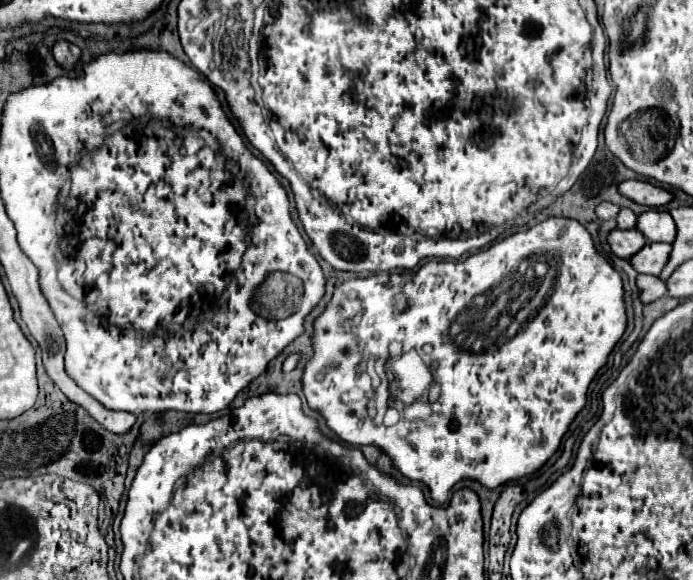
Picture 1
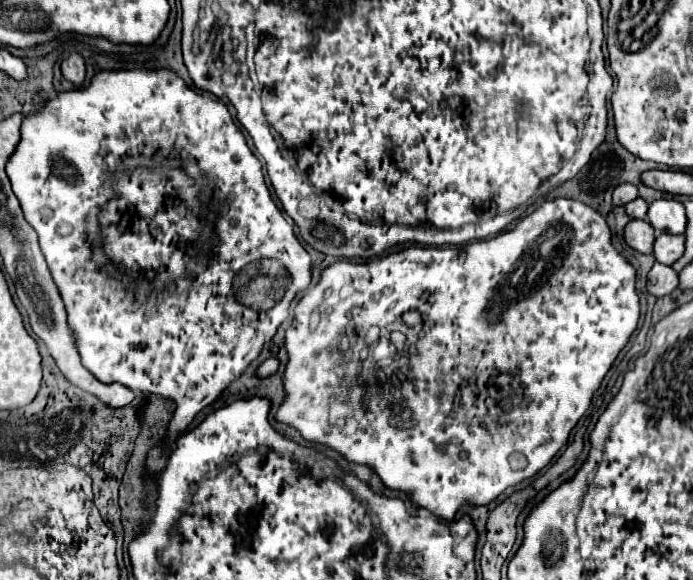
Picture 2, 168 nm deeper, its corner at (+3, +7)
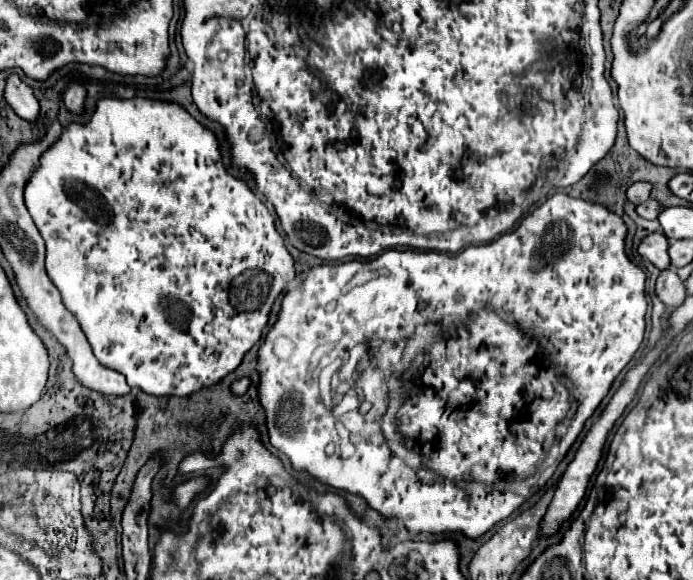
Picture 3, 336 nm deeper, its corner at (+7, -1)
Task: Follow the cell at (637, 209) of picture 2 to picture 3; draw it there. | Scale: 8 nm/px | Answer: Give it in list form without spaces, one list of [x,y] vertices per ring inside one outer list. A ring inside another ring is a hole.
[[[653,199],[637,205],[637,213],[639,213],[643,219],[657,219],[657,215],[661,213],[661,209],[663,209],[663,205],[657,203],[657,201],[653,201]]]

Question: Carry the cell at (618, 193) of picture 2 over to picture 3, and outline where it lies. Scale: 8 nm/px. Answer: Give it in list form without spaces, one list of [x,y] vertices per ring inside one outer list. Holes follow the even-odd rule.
[[[643,181],[643,183],[633,183],[629,189],[627,189],[627,199],[635,205],[639,203],[645,203],[649,199],[649,193],[651,193],[651,183]]]

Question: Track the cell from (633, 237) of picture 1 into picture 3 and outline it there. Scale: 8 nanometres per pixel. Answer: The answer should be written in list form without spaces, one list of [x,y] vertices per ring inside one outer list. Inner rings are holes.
[[[651,233],[649,237],[645,237],[639,245],[639,255],[649,259],[657,269],[669,269],[671,259],[669,259],[669,239],[663,233]]]

